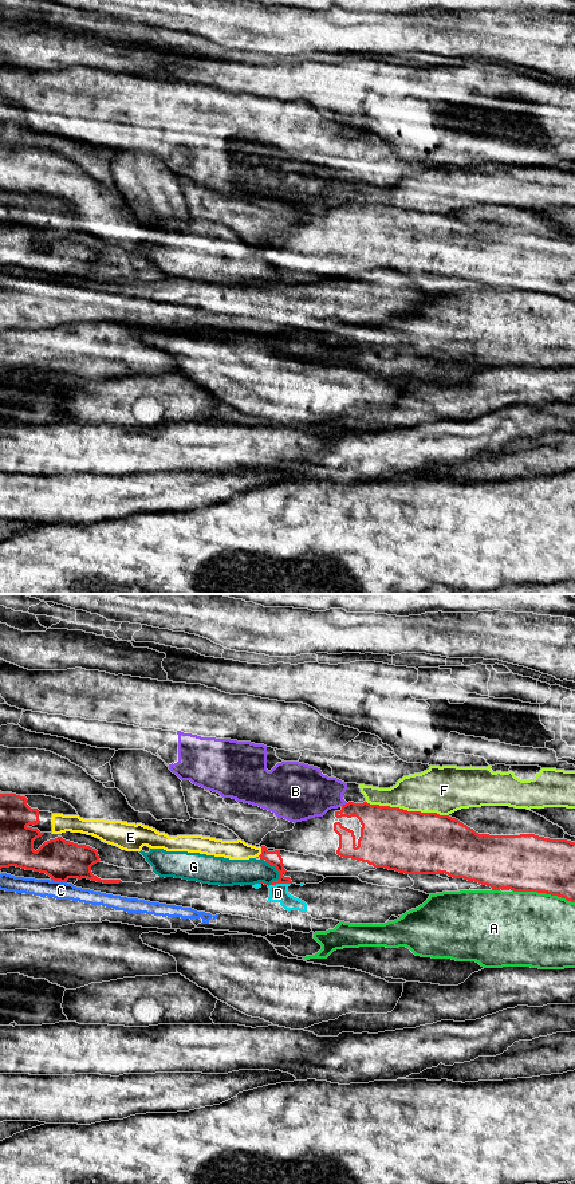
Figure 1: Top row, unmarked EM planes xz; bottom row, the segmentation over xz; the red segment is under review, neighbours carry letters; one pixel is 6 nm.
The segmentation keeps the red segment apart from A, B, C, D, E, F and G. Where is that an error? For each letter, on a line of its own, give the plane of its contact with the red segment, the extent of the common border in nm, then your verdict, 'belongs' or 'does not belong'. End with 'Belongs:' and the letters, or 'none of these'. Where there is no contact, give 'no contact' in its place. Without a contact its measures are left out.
A: contact in xz; length 380 nm; does not belong
B: contact in xz; length 40 nm; does not belong
C: contact in xz; length 100 nm; does not belong
D: contact in xz; length 140 nm; does not belong
E: contact in xz; length 60 nm; does not belong
F: contact in xz; length 500 nm; does not belong
G: contact in xz; length 180 nm; does not belong
Belongs: none of these

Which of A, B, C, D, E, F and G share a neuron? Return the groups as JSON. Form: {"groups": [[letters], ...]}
{"groups": [["A"], ["B"], ["C", "D"], ["E", "G"], ["F"]]}

